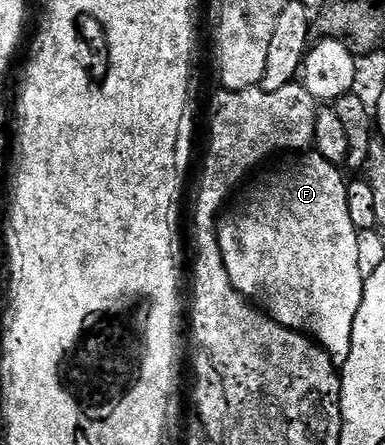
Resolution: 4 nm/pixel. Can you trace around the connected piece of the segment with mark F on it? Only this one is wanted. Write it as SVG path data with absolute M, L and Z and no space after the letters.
M302 154L295 160L298 160L295 164L271 176L260 177L258 184L251 186L250 193L219 219L216 231L222 265L241 296L280 326L309 336L329 354L335 366L341 366L348 362L352 350L352 326L365 286L359 269L359 231L352 226L348 214L348 180L342 177L343 169L339 165L317 154Z

